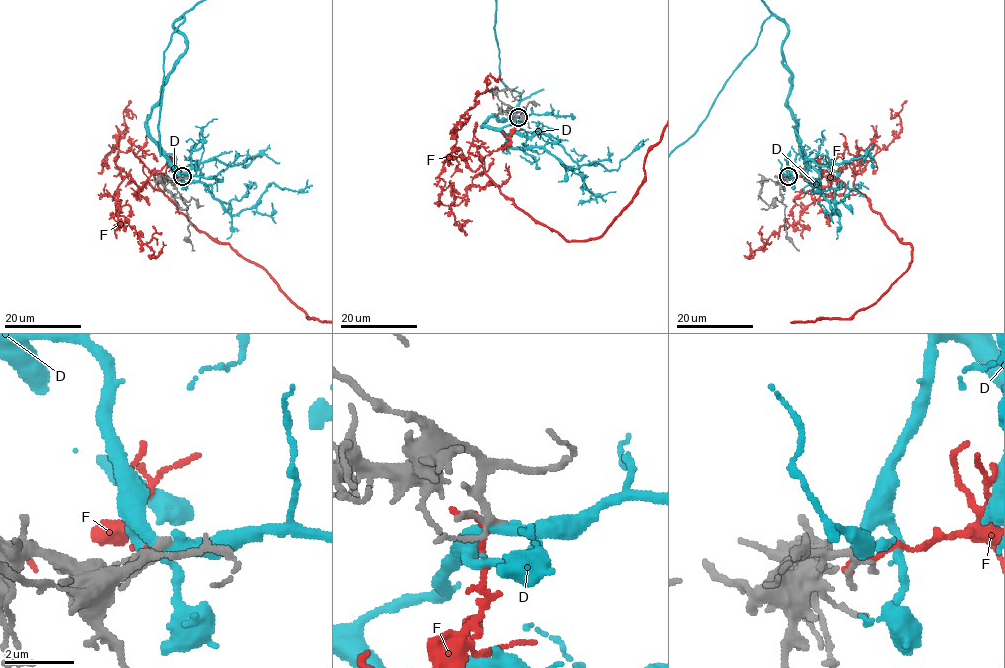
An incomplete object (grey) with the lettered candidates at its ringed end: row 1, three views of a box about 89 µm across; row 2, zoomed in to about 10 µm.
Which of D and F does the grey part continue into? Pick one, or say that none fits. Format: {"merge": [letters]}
{"merge": []}

